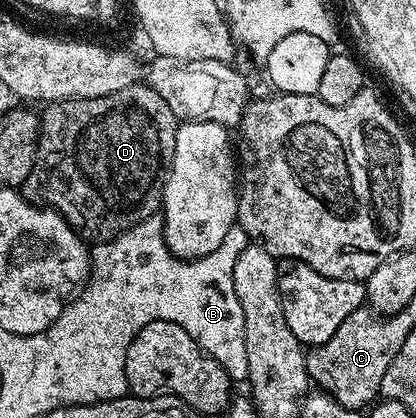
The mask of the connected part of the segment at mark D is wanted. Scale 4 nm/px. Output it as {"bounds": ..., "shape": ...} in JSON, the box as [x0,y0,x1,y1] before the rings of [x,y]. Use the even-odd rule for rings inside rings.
{"bounds":[23,85,179,244],"shape":[[[134,85],[127,89],[119,89],[115,93],[107,93],[103,97],[90,99],[58,99],[50,102],[49,107],[39,115],[39,130],[37,133],[37,156],[33,162],[31,173],[25,178],[23,194],[31,203],[44,205],[68,221],[69,226],[86,241],[94,244],[107,243],[119,237],[127,229],[139,225],[139,221],[147,221],[147,217],[158,214],[163,207],[163,169],[168,169],[173,164],[173,150],[175,137],[179,126],[178,116],[171,113],[171,105],[159,97],[153,89],[146,85]]]}

